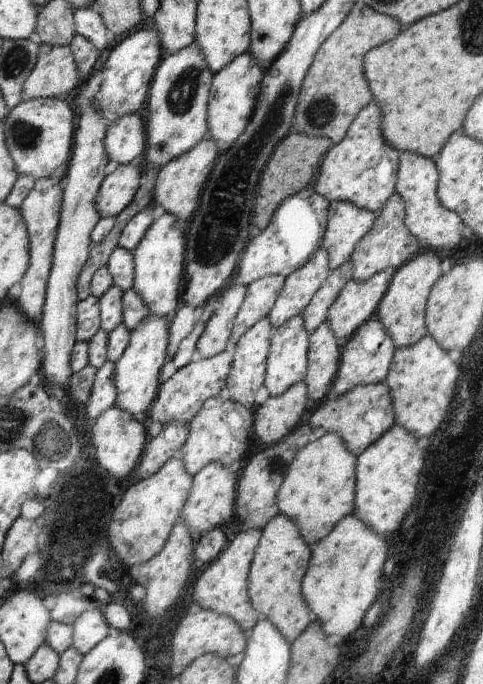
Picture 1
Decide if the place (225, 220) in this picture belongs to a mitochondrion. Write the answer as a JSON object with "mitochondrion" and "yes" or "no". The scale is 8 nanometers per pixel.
{"mitochondrion":"yes"}

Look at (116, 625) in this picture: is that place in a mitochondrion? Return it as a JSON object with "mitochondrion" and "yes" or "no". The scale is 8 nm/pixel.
{"mitochondrion":"no"}

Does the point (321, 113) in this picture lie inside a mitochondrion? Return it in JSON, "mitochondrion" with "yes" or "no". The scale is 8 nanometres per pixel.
{"mitochondrion":"yes"}

